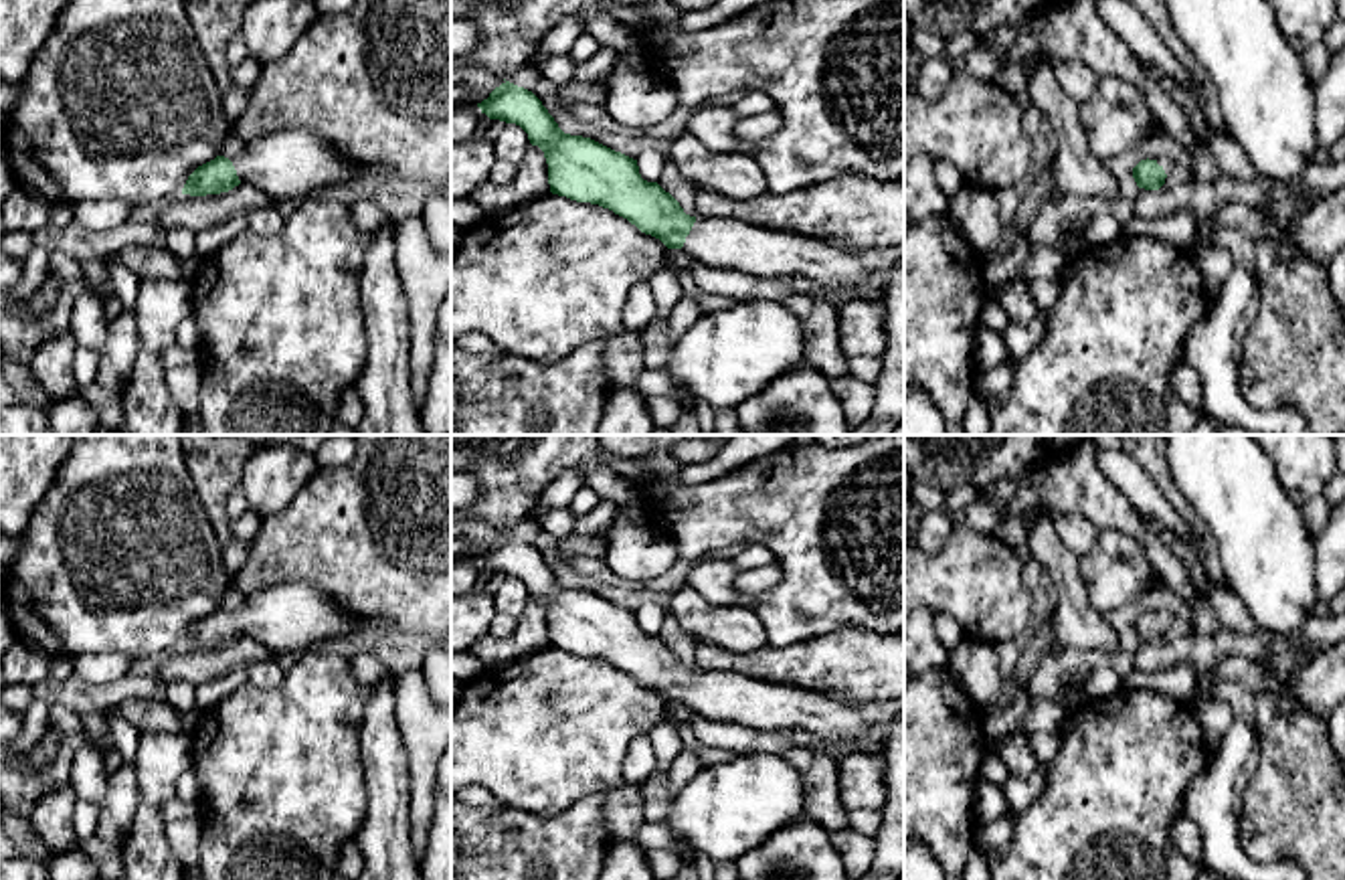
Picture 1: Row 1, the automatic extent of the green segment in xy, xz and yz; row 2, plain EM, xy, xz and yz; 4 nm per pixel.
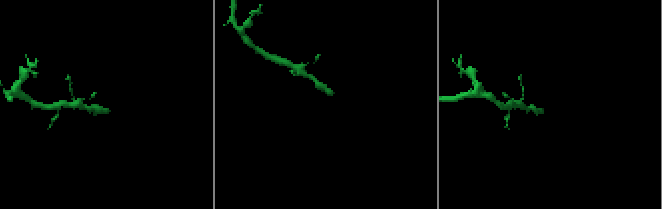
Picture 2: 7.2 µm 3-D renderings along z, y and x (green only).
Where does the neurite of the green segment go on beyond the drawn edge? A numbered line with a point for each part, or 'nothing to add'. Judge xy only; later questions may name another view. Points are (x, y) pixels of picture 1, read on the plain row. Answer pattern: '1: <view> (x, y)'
1: xy (292, 618)

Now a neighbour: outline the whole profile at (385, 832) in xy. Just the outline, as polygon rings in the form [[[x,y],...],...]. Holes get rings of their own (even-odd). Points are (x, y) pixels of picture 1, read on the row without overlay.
[[[394,676],[372,684],[360,722],[360,757],[368,805],[352,838],[364,858],[358,880],[423,880],[411,844],[409,751],[396,722]]]

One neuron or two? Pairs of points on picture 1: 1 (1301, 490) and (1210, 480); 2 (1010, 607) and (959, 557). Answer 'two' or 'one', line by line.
1: two
2: one

